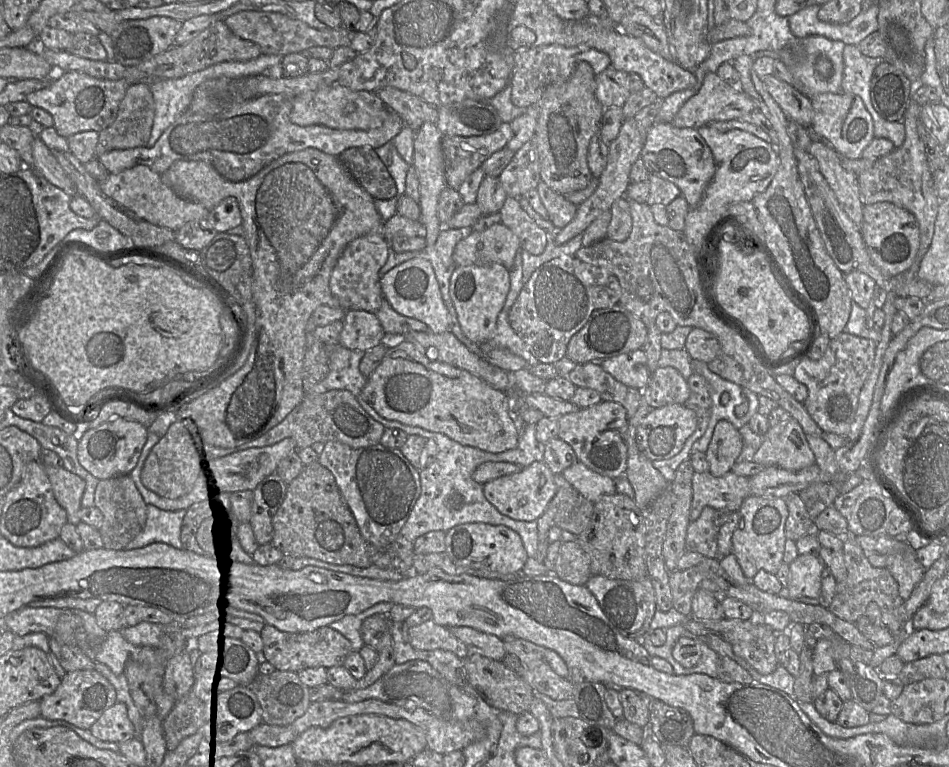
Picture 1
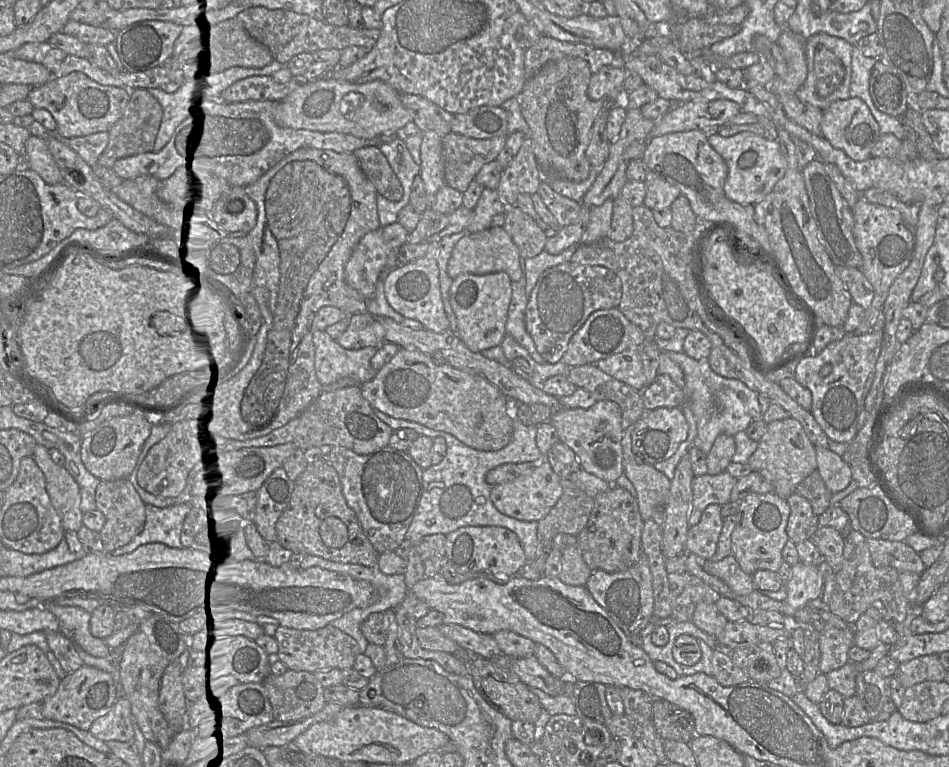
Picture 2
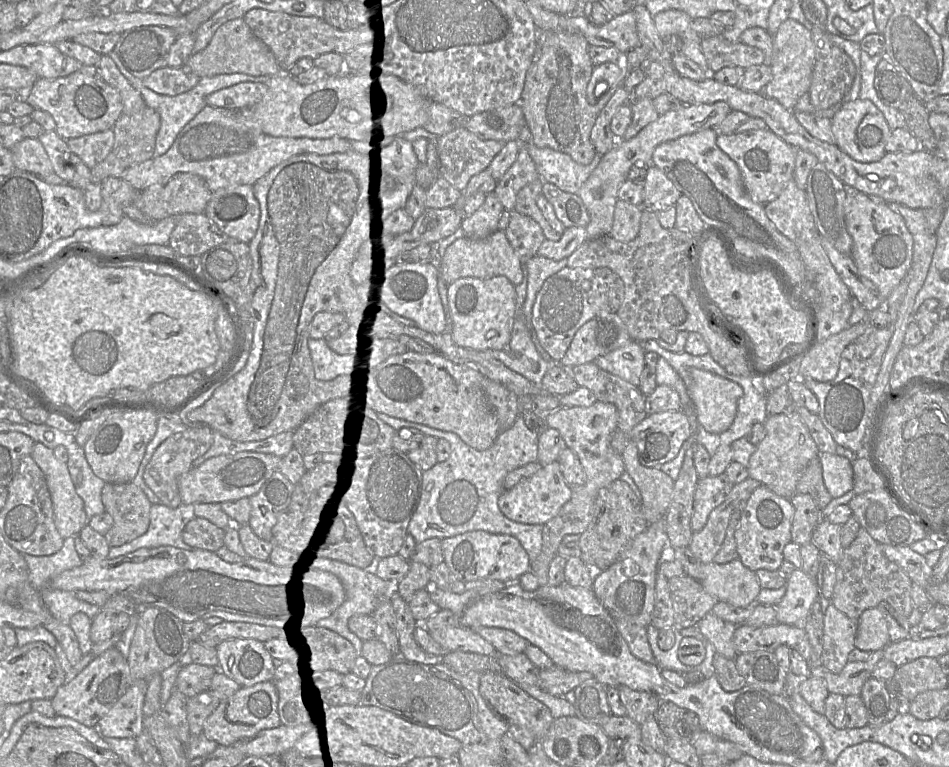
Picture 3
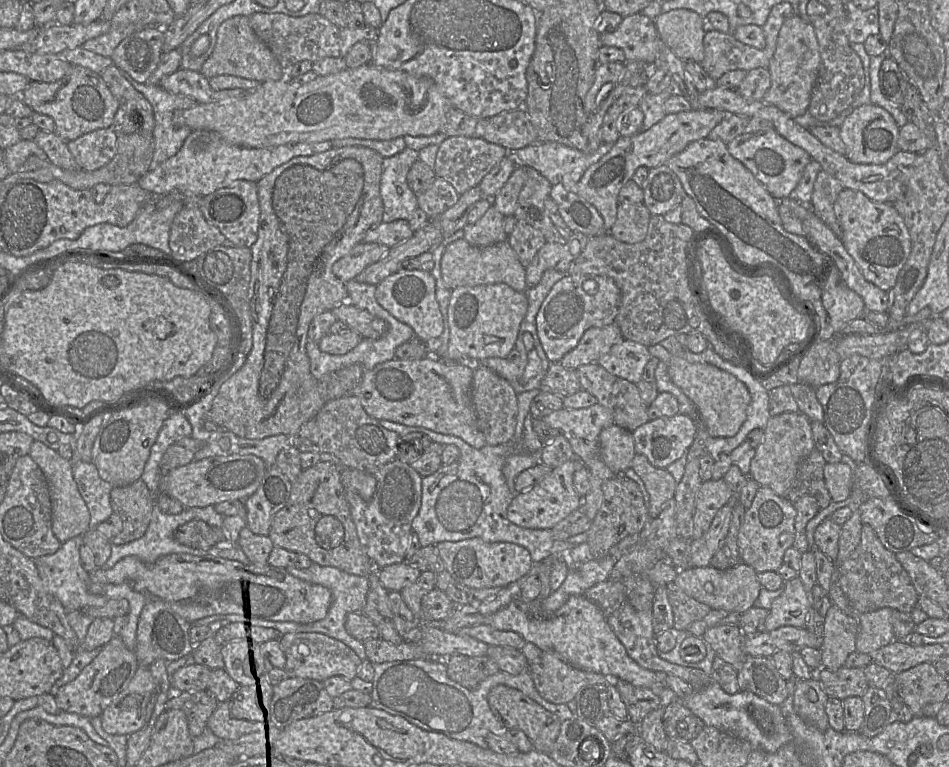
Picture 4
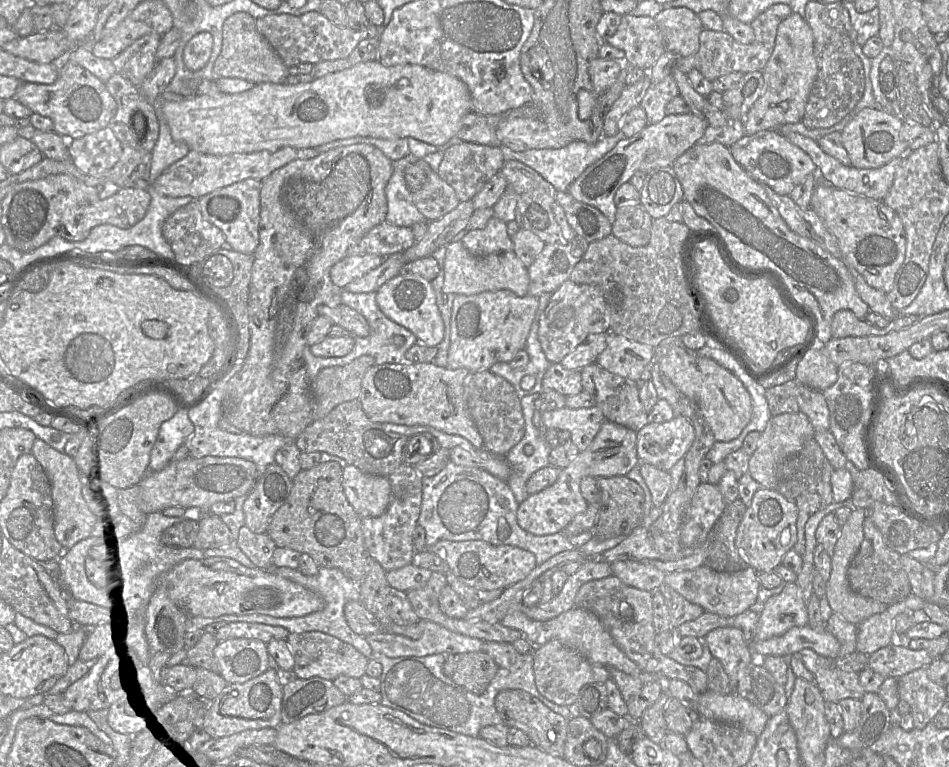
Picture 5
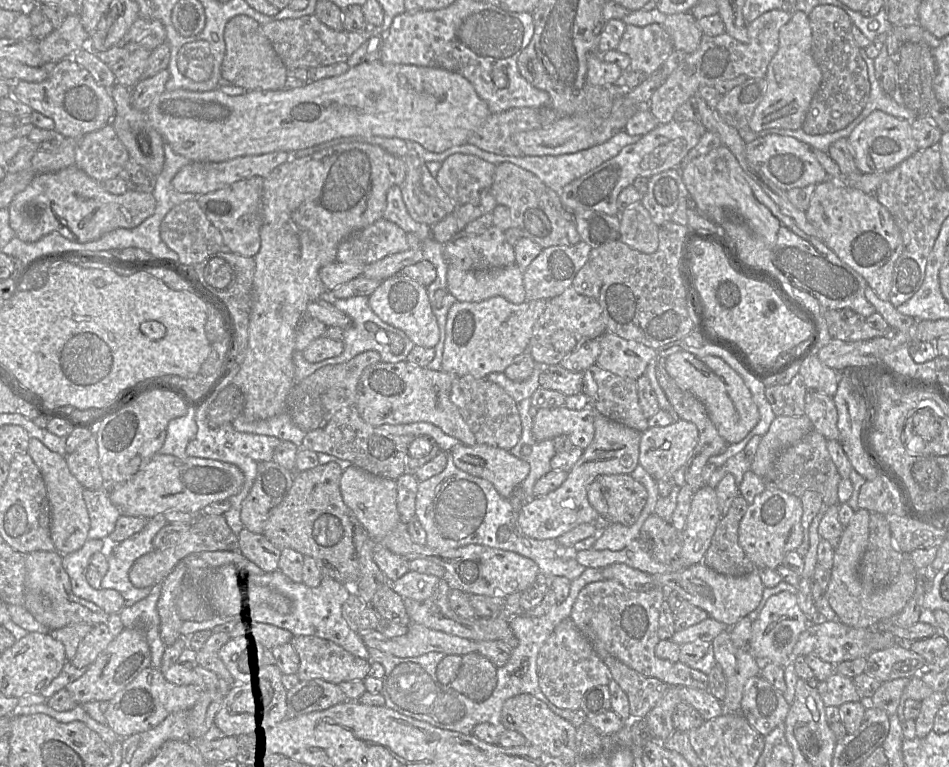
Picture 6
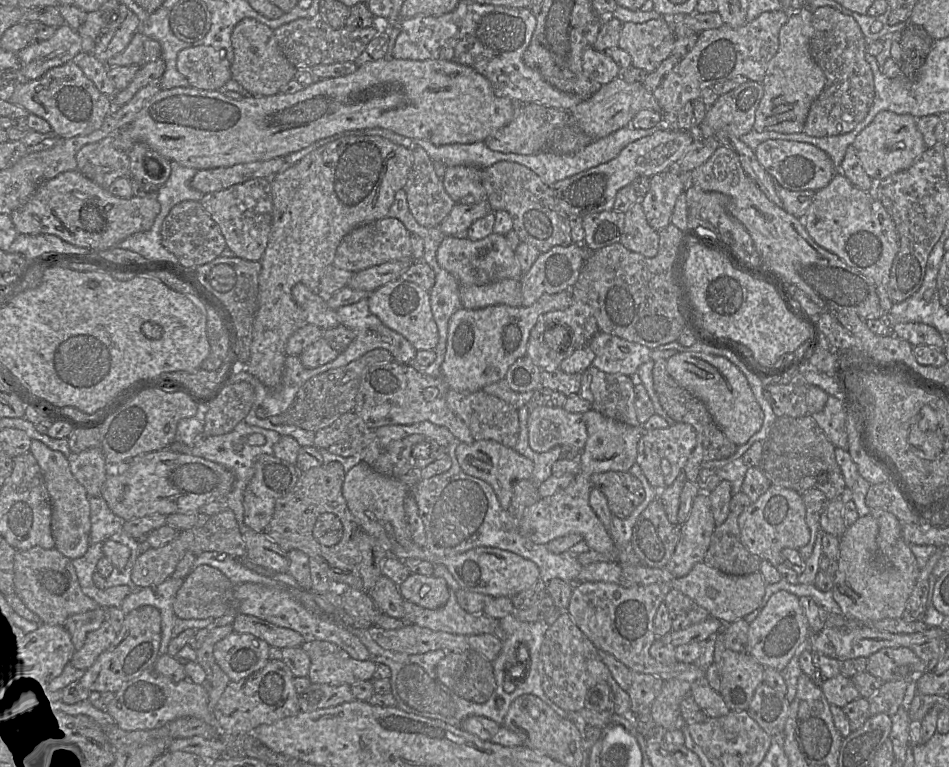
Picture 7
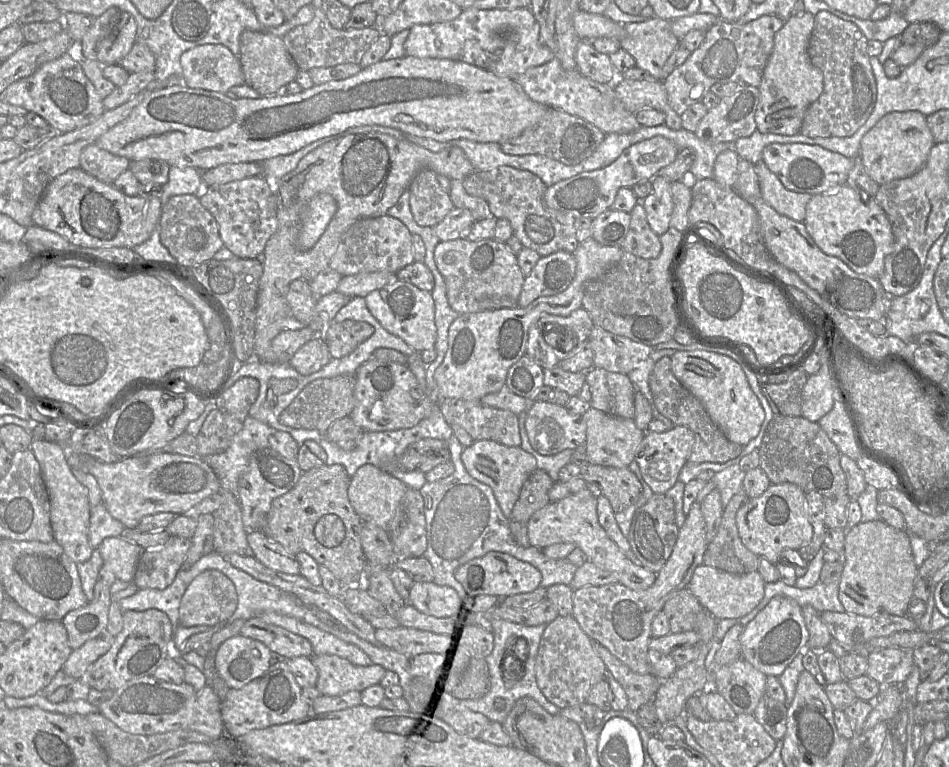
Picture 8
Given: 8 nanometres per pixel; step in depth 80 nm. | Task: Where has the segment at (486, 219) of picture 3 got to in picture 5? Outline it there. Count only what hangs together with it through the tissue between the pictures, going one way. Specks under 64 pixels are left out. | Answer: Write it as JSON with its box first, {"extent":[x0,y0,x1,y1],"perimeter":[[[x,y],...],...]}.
{"extent":[461,216,513,257],"perimeter":[[[495,216],[485,228],[467,230],[461,242],[469,253],[478,257],[513,251],[513,242],[507,234],[507,223]]]}

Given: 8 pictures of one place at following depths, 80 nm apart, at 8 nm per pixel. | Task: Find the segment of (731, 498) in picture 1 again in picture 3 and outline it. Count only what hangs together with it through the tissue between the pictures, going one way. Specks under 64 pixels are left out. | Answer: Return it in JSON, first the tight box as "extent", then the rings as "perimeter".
{"extent":[690,473,733,532],"perimeter":[[[725,473],[698,480],[690,524],[692,532],[697,532],[705,526],[709,514],[726,500],[733,486]]]}

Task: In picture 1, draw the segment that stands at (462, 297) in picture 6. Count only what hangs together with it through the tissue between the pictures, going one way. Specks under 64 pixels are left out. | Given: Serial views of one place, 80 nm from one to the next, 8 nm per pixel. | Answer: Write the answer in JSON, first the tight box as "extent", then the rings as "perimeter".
{"extent":[453,223,519,271],"perimeter":[[[499,223],[484,231],[472,230],[467,234],[456,244],[453,260],[456,267],[498,263],[509,271],[518,251],[519,238],[508,227]]]}

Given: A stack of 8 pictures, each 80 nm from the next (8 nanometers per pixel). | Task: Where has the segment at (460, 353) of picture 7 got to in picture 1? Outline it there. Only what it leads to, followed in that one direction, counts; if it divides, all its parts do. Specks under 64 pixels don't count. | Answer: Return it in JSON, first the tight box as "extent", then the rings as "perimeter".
{"extent":[449,264,510,343],"perimeter":[[[501,264],[469,265],[456,267],[450,277],[449,295],[457,319],[465,336],[474,343],[491,340],[496,331],[497,318],[510,290],[509,271]]]}

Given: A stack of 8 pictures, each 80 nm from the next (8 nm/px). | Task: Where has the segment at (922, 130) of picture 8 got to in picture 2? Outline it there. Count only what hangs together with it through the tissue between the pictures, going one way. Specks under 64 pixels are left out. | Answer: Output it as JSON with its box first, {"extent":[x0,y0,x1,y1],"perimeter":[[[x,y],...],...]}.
{"extent":[821,97,881,161],"perimeter":[[[850,97],[834,101],[822,112],[821,135],[851,159],[863,161],[872,157],[871,150],[881,136],[881,132],[866,103],[859,98]]]}

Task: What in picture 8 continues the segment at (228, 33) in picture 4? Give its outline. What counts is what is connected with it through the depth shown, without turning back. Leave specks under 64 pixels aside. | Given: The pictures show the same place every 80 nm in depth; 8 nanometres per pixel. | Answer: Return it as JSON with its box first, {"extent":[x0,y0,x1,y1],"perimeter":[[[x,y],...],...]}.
{"extent":[239,30,299,96],"perimeter":[[[245,30],[240,37],[239,60],[245,77],[245,84],[255,89],[262,96],[275,95],[280,87],[295,81],[299,71],[283,39],[269,32]]]}

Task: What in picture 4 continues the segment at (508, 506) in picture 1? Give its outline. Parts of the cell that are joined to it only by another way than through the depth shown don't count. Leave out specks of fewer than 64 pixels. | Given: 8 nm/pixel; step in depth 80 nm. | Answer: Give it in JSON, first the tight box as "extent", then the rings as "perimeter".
{"extent":[508,457,583,530],"perimeter":[[[575,457],[553,468],[550,474],[531,489],[517,493],[508,507],[508,520],[522,528],[551,530],[557,523],[582,505],[583,498],[573,486],[573,476],[576,469],[577,458]]]}

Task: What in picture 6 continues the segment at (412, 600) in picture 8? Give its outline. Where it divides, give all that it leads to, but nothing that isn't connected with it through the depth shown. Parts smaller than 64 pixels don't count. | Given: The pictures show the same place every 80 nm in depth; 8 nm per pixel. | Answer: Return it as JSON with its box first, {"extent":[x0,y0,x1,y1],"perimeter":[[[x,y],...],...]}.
{"extent":[390,570,440,601],"perimeter":[[[410,570],[401,578],[390,583],[404,599],[424,601],[433,595],[439,581],[440,579],[435,575]]]}

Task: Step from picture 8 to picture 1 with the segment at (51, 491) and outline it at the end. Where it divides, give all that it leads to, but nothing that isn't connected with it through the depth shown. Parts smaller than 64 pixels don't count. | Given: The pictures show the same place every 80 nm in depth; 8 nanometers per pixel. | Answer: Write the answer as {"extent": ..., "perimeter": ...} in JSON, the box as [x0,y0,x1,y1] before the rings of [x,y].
{"extent":[43,464,85,526],"perimeter":[[[44,464],[43,466],[56,501],[66,511],[67,522],[77,526],[81,522],[79,510],[82,507],[85,481],[63,466],[53,467]]]}

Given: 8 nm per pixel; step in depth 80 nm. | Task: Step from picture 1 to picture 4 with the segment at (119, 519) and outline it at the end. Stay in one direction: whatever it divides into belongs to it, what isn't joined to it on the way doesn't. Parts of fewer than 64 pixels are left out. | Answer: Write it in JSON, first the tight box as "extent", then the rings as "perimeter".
{"extent":[110,480,155,545],"perimeter":[[[141,480],[126,485],[113,487],[110,494],[113,513],[117,514],[122,522],[122,531],[110,540],[112,545],[122,545],[141,538],[147,531],[151,512],[155,502],[155,495],[151,493],[147,485]]]}

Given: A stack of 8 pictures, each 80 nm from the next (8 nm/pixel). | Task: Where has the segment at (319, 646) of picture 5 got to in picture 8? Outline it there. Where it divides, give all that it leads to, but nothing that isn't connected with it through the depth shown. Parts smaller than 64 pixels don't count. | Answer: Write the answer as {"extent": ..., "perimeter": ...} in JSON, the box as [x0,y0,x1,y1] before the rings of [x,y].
{"extent":[311,655,386,696],"perimeter":[[[313,655],[311,659],[318,671],[315,688],[325,696],[339,696],[348,691],[361,692],[378,684],[386,672],[380,665],[357,666],[336,655]]]}

